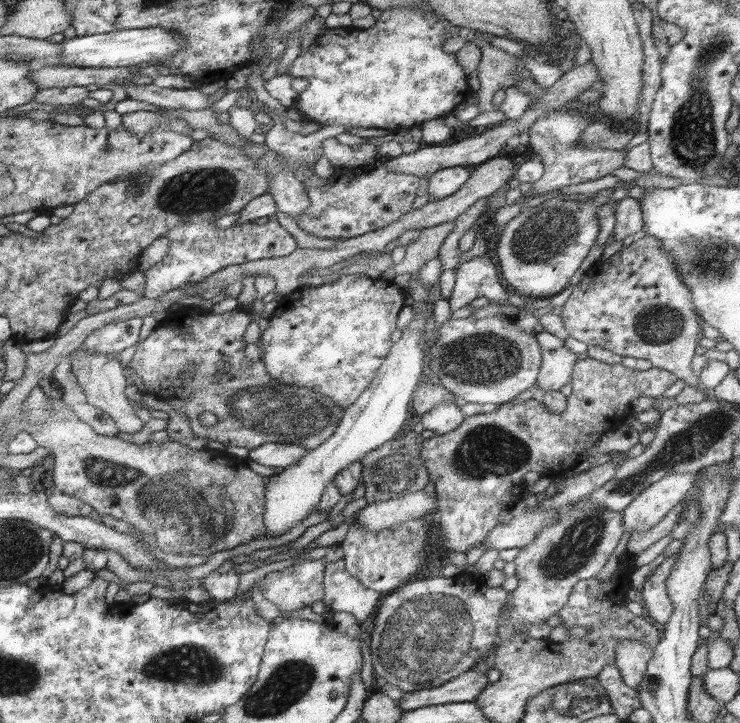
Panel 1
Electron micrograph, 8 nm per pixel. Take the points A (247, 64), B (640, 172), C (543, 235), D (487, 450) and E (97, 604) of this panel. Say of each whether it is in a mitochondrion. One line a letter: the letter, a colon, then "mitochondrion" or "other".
A: other
B: other
C: mitochondrion
D: mitochondrion
E: other

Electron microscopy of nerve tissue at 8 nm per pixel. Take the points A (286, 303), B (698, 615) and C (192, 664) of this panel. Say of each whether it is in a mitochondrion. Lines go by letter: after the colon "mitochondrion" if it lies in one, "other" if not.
A: other
B: other
C: mitochondrion

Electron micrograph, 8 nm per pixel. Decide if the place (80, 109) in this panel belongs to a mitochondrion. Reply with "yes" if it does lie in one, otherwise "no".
no

